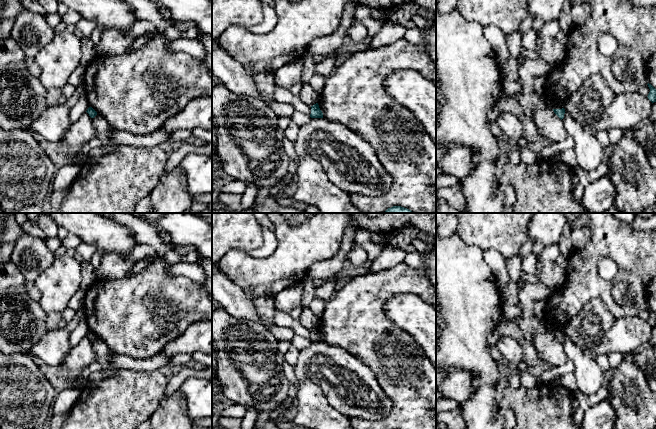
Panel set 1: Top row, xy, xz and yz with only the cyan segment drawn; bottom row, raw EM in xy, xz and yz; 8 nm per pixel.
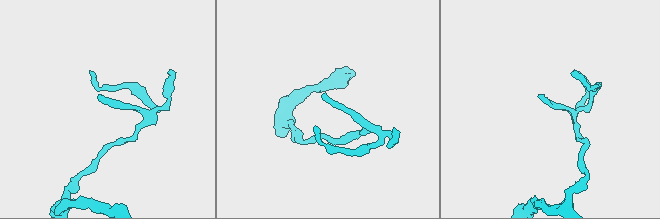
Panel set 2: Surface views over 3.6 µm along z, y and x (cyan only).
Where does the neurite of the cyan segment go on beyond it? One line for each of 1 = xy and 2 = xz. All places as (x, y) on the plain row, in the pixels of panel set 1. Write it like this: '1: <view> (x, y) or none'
1: none
2: none

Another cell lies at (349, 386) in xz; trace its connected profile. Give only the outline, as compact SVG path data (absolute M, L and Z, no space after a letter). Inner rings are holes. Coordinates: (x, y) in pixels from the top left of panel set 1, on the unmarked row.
M311 342L300 350L297 363L292 367L299 381L308 379L320 387L328 403L349 419L377 421L391 412L392 401L380 387L372 370L341 347Z

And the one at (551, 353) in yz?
M535 316L529 320L534 334L533 345L546 368L560 367L568 361L563 345L554 337L551 327Z

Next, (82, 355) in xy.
M85 336L76 346L72 347L64 358L61 368L67 370L82 370L85 367L89 367L95 358L96 355L92 347L92 342Z

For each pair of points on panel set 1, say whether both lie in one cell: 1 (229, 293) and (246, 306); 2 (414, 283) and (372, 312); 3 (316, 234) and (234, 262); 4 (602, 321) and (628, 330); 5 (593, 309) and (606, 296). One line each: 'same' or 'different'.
1: same
2: same
3: same
4: different
5: different

